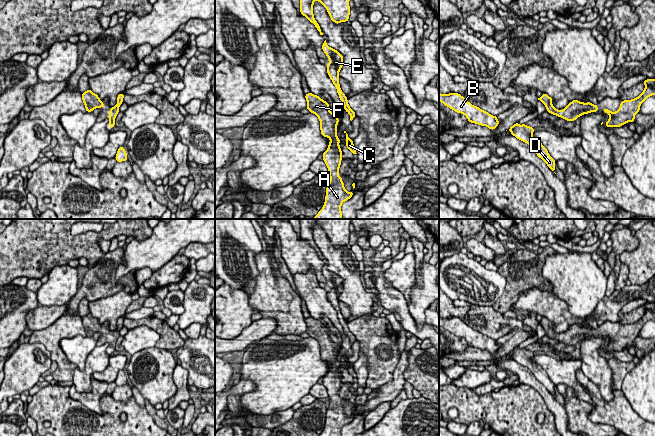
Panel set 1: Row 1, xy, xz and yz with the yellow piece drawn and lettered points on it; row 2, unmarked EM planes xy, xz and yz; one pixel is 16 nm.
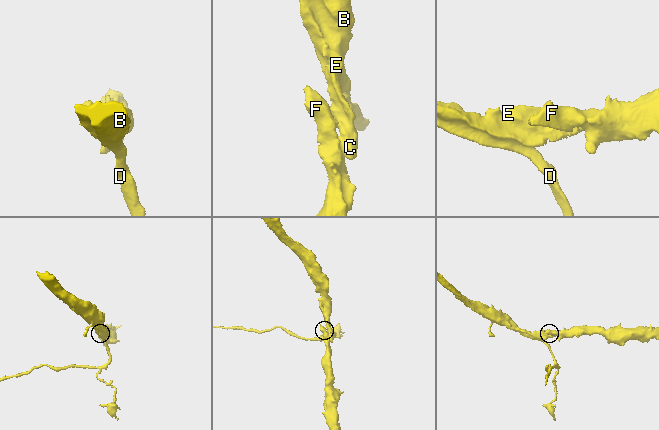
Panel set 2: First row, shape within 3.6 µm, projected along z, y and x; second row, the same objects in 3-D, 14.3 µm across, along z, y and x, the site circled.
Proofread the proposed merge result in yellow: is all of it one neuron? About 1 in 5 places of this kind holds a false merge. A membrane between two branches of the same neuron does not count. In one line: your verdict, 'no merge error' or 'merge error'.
no merge error

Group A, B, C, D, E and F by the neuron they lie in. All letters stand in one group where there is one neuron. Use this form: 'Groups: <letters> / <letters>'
Groups: A B C D E F

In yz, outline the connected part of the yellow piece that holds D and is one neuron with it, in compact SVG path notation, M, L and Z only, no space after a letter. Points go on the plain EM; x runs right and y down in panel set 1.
M517 346L508 353L512 360L527 367L532 374L541 382L551 395L555 395L555 384L550 380L547 373L542 369L541 366L537 365L532 358L534 352L527 350L526 348L519 349Z

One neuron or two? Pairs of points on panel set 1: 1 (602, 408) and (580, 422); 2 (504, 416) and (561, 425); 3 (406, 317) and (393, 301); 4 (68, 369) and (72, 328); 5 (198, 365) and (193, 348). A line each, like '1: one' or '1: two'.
1: two
2: two
3: one
4: one
5: one

